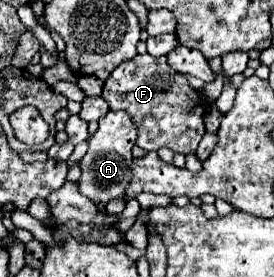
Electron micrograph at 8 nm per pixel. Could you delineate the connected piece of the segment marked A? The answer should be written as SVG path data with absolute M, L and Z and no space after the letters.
M109 111L99 119L97 133L89 139L89 151L81 159L83 175L79 179L79 191L85 193L91 201L101 201L103 205L113 197L125 195L125 187L129 185L129 163L133 161L131 149L137 141L137 127L133 125L129 113L125 111Z

